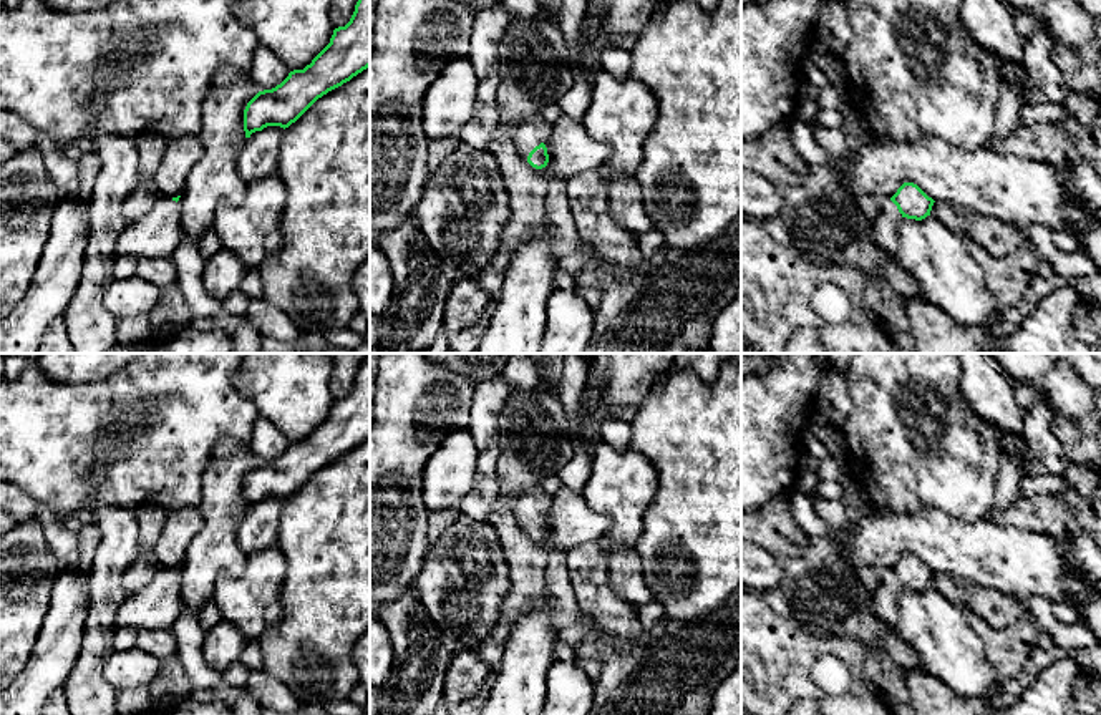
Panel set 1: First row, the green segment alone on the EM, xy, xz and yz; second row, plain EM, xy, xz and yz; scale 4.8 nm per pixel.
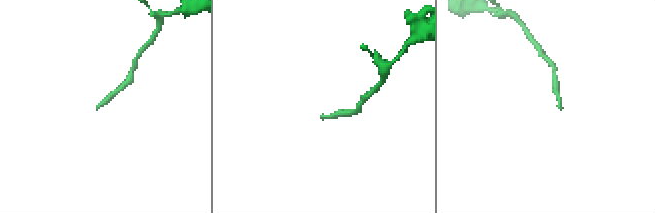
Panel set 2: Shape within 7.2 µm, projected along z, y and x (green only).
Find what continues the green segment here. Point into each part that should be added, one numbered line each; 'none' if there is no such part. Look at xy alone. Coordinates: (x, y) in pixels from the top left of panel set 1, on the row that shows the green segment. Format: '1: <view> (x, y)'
1: xy (156, 234)

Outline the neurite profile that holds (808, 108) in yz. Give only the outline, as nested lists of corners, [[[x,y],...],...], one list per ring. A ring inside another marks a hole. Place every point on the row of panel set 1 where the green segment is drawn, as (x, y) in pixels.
[[[801,96],[798,101],[796,119],[806,124],[812,124],[819,111],[821,108],[816,100]]]

